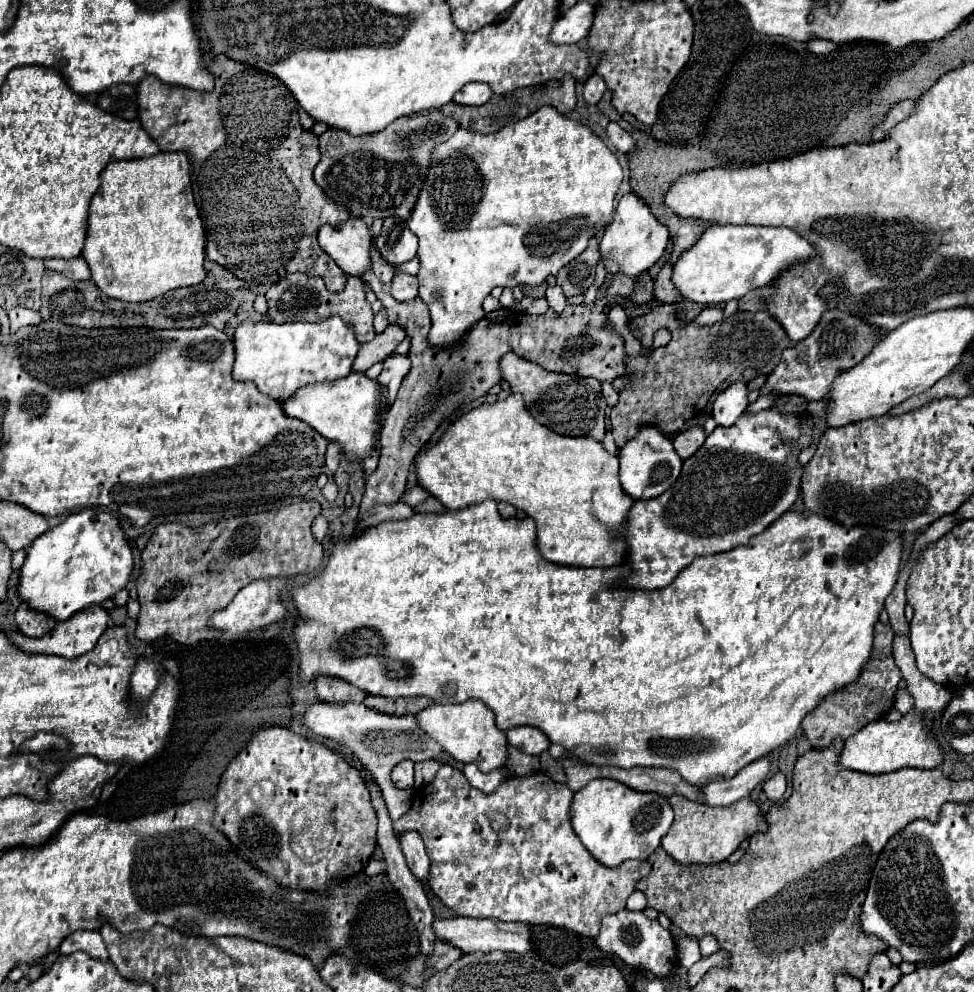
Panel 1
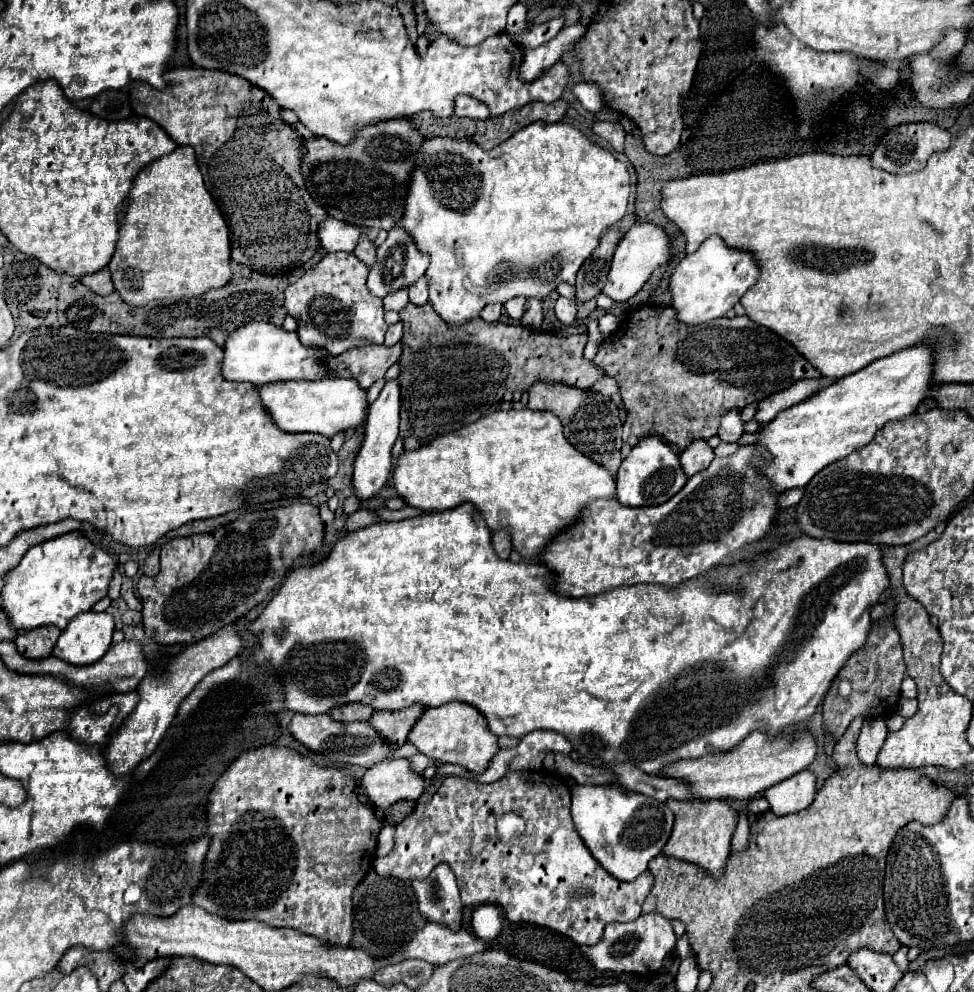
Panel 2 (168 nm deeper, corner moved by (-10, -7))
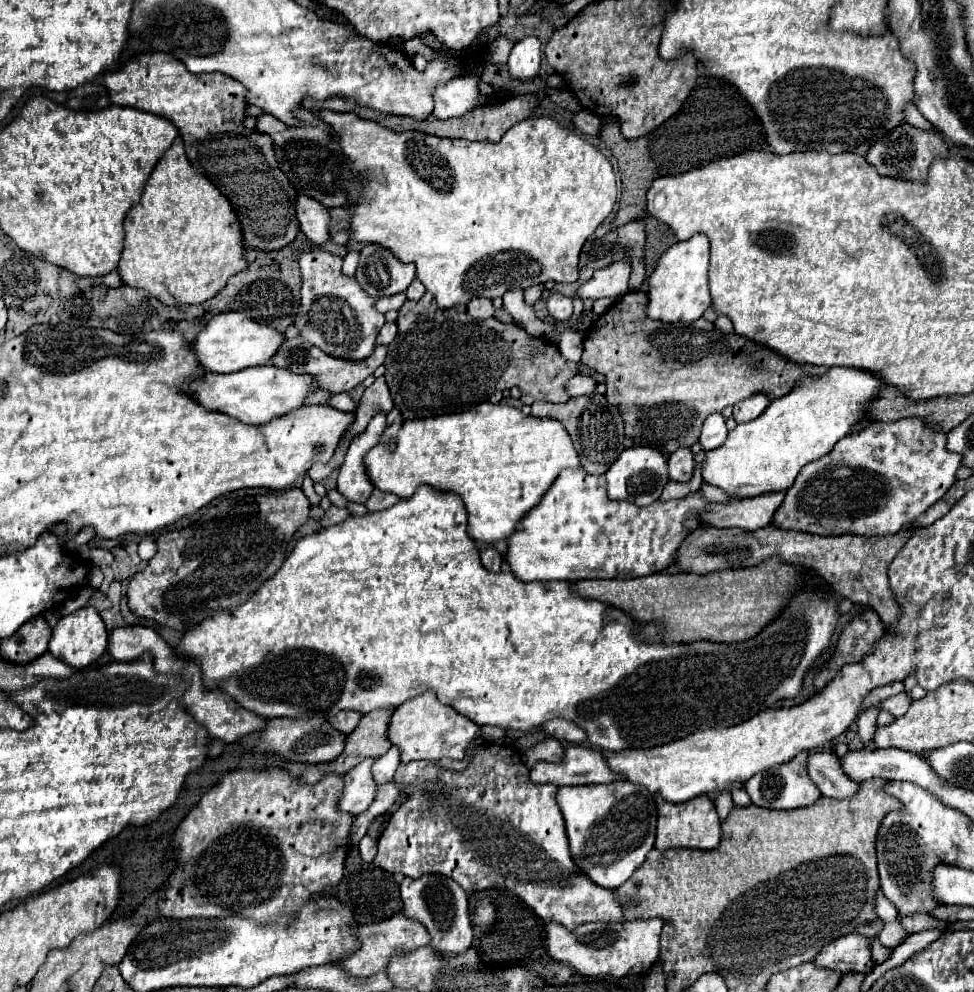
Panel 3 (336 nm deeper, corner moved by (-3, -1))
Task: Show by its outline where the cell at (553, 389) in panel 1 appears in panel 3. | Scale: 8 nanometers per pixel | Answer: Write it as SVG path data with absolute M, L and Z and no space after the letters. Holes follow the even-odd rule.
M593 392L593 394L585 394L585 396L577 396L577 398L569 398L563 404L555 404L555 402L535 402L531 406L531 414L537 418L557 418L563 422L565 430L569 432L575 450L581 458L581 466L585 472L589 474L605 474L607 468L619 458L619 454L623 452L623 420L621 414L615 406L611 406L607 402L605 396Z

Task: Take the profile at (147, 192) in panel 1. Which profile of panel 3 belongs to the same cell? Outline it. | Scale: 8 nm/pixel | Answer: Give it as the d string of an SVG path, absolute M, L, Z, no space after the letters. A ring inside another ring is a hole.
M181 136L171 144L171 148L155 164L147 184L143 186L139 202L125 216L125 242L117 272L123 284L131 288L141 288L151 292L163 304L169 306L191 306L213 298L227 282L229 276L241 272L245 264L245 248L241 238L239 220L225 200L225 196L201 176L187 160Z

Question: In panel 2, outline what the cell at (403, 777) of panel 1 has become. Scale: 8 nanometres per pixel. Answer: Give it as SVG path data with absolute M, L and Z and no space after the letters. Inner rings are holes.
M388 758L360 778L358 790L378 808L388 808L398 800L418 800L422 796L422 776L410 772L410 762L404 758Z

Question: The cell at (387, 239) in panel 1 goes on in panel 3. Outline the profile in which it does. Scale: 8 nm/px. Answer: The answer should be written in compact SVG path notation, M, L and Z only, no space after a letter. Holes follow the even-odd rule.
M365 244L355 278L367 294L373 298L383 298L405 292L415 278L415 266L403 264L385 246Z

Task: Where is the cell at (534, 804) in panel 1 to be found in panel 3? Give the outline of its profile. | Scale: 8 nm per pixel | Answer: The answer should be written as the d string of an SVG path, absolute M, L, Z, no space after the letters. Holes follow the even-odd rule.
M471 744L467 748L467 754L471 754L471 764L467 766L467 770L463 772L453 772L453 770L445 770L445 768L437 768L433 762L425 762L425 760L419 760L419 762L409 762L409 764L401 764L395 772L395 782L405 786L407 788L407 798L405 802L399 806L397 812L391 814L389 822L387 822L387 828L383 830L383 834L379 836L379 850L377 850L377 856L373 860L373 864L377 864L379 868L395 874L395 872L401 872L409 878L419 878L423 874L429 874L429 872L439 872L439 874L445 874L449 878L453 878L467 894L473 894L473 892L481 892L481 890L489 890L489 888L497 888L497 890L507 890L507 892L513 892L517 898L521 898L529 908L533 908L537 912L537 916L541 916L545 922L557 922L561 926L565 926L567 930L575 930L577 926L581 924L589 924L589 922L623 922L623 902L617 900L617 894L615 890L605 890L603 886L597 886L591 878L587 878L585 874L581 874L577 868L575 868L575 862L571 858L571 850L569 850L569 838L565 834L565 820L563 820L563 814L557 806L557 786L553 784L535 784L529 780L529 768L523 764L523 760L519 758L519 752L509 748L509 746L481 746L479 750Z

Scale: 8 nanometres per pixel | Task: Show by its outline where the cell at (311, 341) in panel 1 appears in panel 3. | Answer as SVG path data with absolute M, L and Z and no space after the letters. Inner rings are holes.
M225 312L209 320L209 324L193 340L193 348L201 366L205 366L205 370L229 374L249 366L269 364L273 360L273 354L277 354L281 340L285 340L285 336L273 330L273 326L259 324L249 318L241 318L237 312Z

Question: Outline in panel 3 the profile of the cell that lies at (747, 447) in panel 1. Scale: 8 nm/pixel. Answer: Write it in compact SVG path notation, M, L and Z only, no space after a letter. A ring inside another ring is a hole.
M579 468L579 470L563 470L559 474L559 478L555 480L555 484L545 494L545 498L541 500L541 504L537 504L537 510L531 510L523 518L523 522L519 522L517 532L507 540L507 544L509 544L507 562L511 564L511 572L517 574L517 578L521 578L523 582L549 582L549 580L569 580L569 582L577 582L577 580L593 580L593 578L621 578L621 580L625 580L625 578L637 578L637 576L657 574L657 572L663 572L663 570L667 570L669 566L675 564L675 554L677 554L681 542L693 530L697 530L701 526L701 514L705 514L705 506L707 506L707 500L703 498L703 494L699 490L699 492L687 494L683 500L677 500L677 502L663 502L663 500L659 500L659 502L653 502L649 506L637 508L631 502L609 500L607 494L605 494L605 476L591 476L583 468Z

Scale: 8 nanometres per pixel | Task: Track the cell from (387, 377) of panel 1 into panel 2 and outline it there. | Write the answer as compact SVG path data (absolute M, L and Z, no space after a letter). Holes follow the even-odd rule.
M390 380L390 382L386 382L378 400L374 404L370 404L364 442L354 460L352 490L358 500L374 498L388 482L388 478L392 474L392 446L398 438L398 420L400 420L400 386L396 384L396 380Z

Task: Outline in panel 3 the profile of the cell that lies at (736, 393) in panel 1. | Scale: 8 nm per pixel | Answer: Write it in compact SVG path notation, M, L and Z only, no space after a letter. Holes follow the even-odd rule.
M711 414L705 424L703 424L703 430L701 430L701 446L703 450L715 450L719 448L721 444L725 444L727 440L727 426L725 426L725 418L721 414Z

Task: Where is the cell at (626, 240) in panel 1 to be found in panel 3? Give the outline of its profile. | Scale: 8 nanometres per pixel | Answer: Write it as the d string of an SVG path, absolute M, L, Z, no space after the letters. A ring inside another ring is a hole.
M623 258L619 262L613 262L611 266L605 266L597 270L579 290L579 298L611 298L619 300L627 292L627 282L631 274L631 262L629 258Z

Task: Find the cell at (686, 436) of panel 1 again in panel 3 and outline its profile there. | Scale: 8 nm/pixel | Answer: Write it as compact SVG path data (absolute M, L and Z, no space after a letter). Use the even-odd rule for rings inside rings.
M679 448L669 456L669 478L677 482L689 482L695 468L695 454L691 448Z

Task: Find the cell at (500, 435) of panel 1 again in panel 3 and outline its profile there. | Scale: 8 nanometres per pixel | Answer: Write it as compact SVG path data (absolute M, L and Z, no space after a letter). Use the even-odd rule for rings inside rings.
M489 402L459 414L419 420L397 418L385 428L379 444L369 450L365 456L365 466L375 488L397 494L399 498L411 498L421 484L459 494L467 508L469 534L477 542L507 540L517 530L517 524L525 518L525 514L541 502L563 468L581 468L573 442L561 422L555 418L525 416L519 408Z

